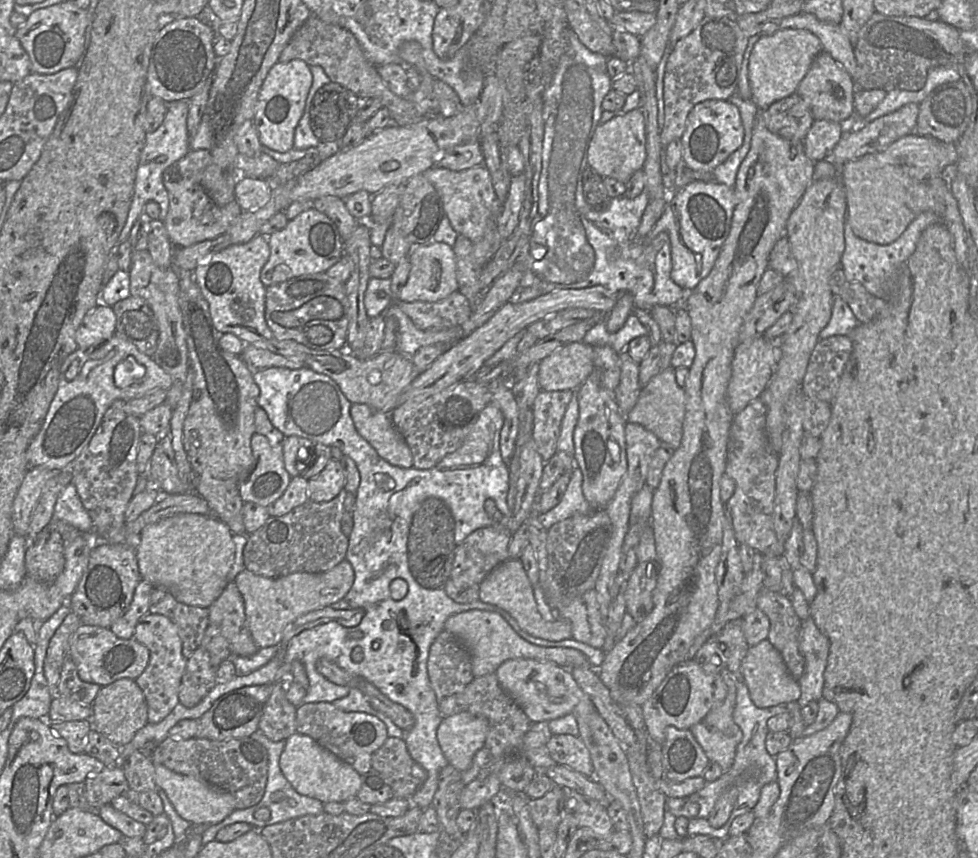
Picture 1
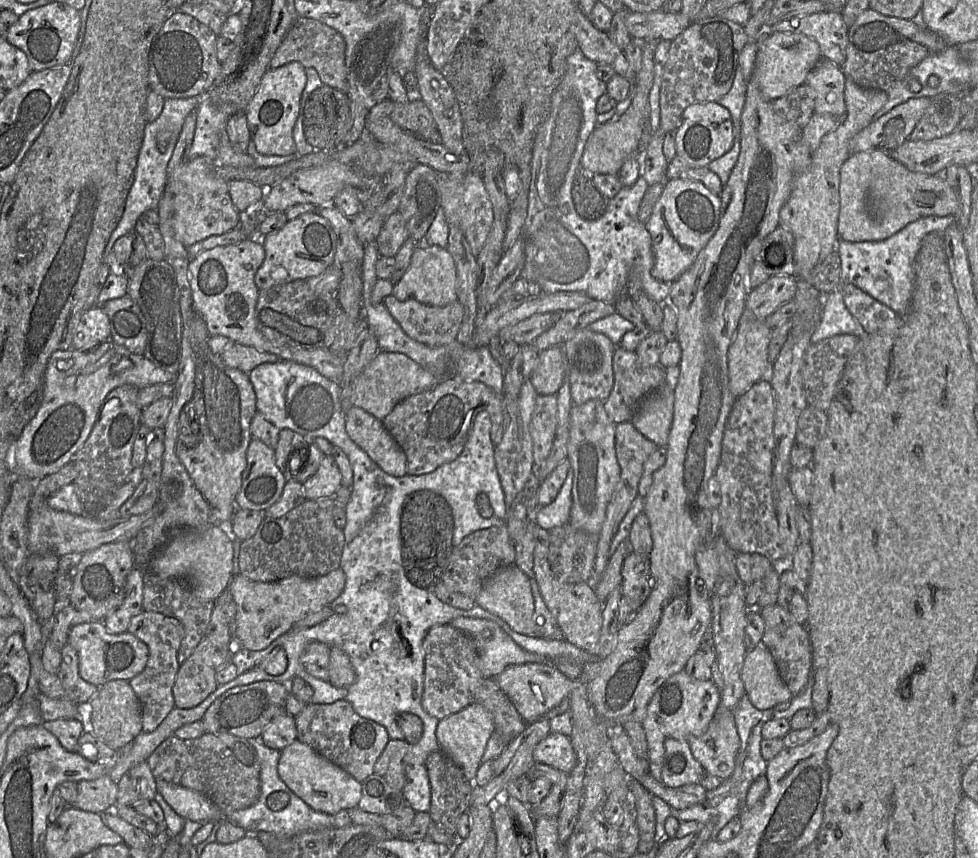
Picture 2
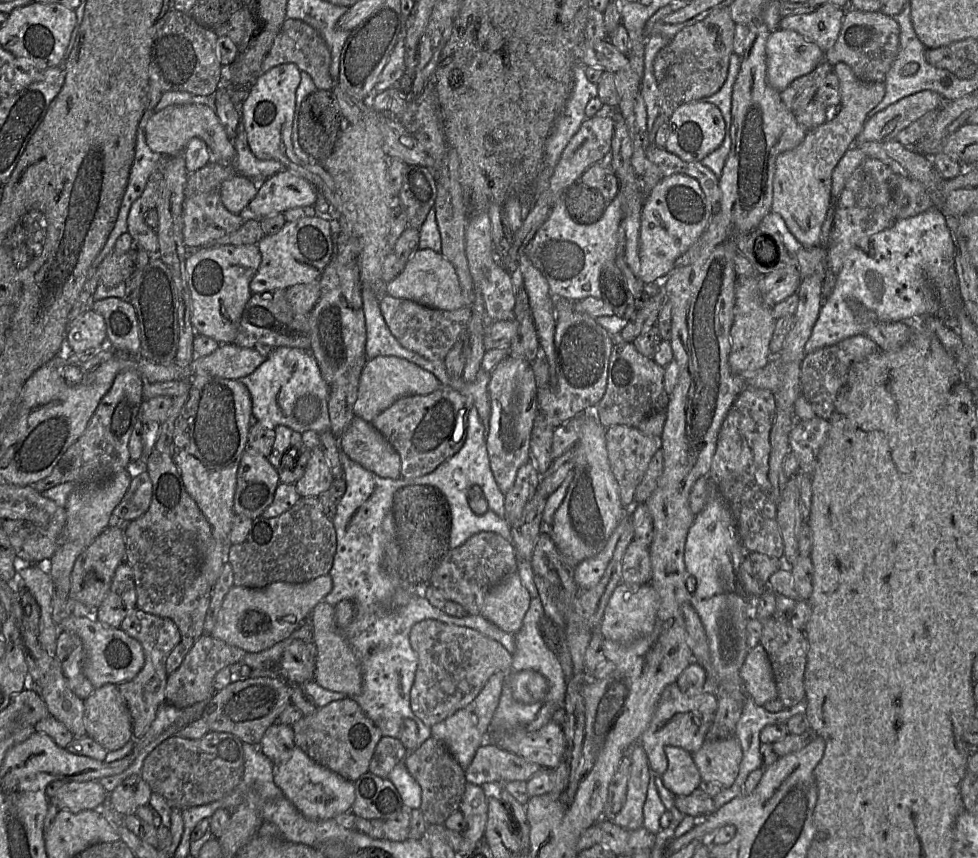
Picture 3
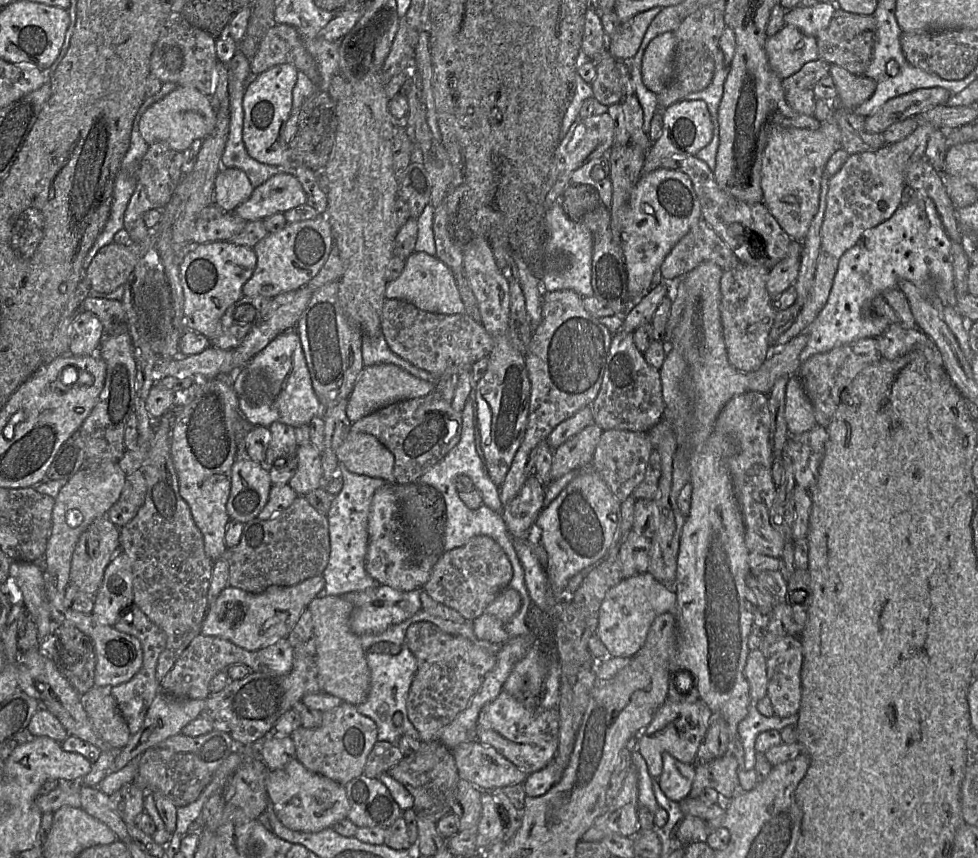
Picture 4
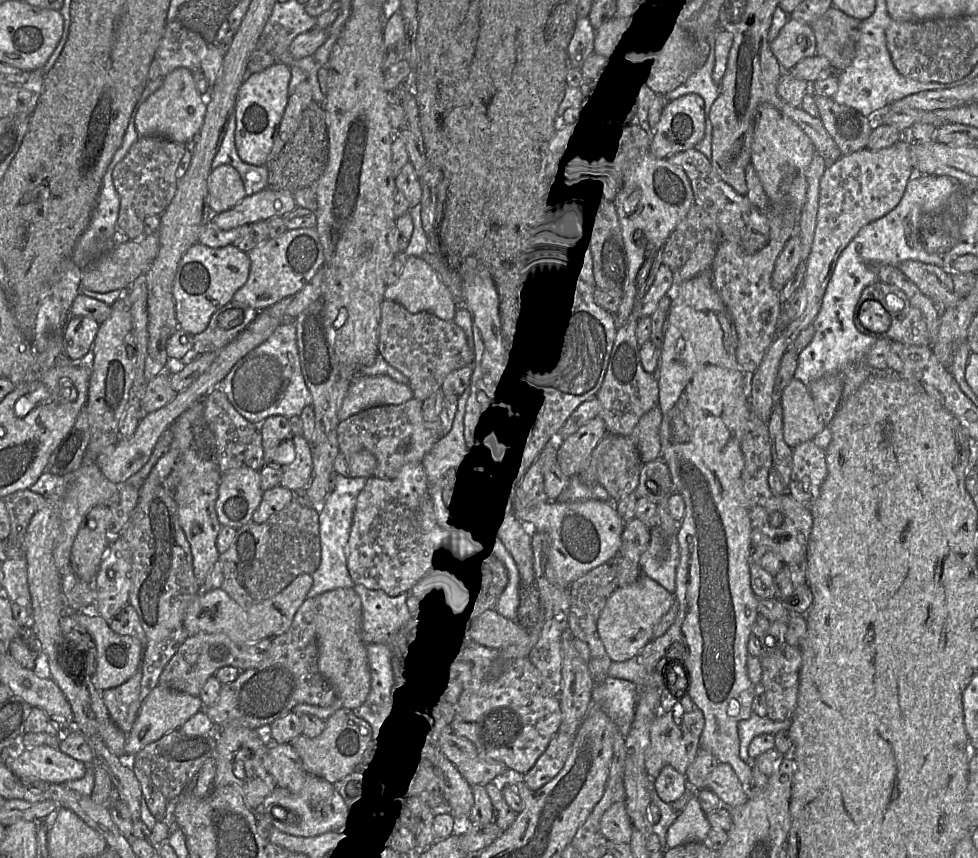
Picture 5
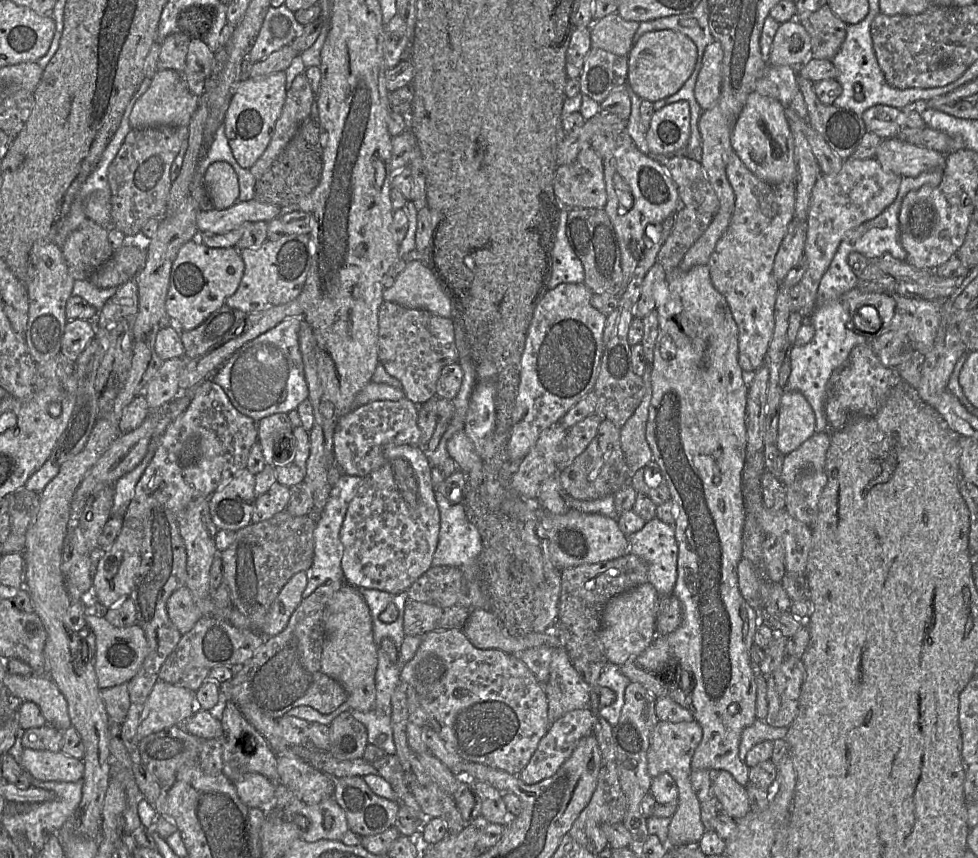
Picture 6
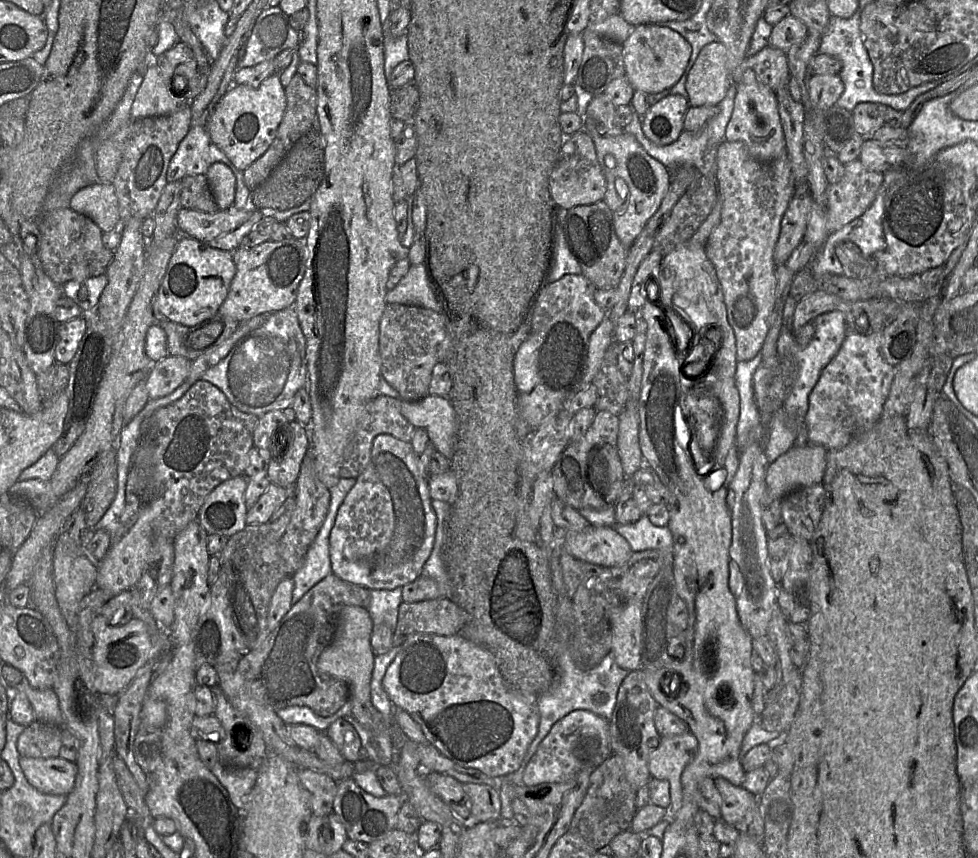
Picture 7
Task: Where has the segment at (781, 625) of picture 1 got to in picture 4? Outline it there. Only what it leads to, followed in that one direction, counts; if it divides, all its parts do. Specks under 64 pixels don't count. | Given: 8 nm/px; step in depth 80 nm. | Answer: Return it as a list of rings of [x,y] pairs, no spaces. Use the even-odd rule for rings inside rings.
[[[764,632],[759,649],[767,665],[768,692],[775,715],[789,717],[797,714],[801,704],[801,671],[803,666],[803,646],[800,637],[789,634],[777,636]]]

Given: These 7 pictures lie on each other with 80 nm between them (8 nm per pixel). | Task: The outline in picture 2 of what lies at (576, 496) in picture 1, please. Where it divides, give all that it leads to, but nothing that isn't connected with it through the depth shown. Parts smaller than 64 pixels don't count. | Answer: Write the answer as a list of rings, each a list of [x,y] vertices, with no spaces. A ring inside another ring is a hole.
[[[570,470],[554,501],[549,505],[540,507],[535,523],[547,531],[568,523],[572,504],[572,485],[573,473]]]

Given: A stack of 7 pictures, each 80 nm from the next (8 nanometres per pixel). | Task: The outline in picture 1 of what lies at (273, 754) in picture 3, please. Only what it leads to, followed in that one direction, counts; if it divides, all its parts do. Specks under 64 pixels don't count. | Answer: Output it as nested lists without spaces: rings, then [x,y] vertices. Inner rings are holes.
[[[276,682],[267,700],[259,722],[259,729],[274,741],[287,740],[296,732],[297,708],[286,698],[287,684]]]

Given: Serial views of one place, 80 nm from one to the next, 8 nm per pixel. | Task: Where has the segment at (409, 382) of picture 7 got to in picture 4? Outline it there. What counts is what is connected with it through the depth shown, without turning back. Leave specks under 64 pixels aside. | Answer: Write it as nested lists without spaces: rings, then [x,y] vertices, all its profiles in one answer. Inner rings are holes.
[[[385,299],[380,329],[392,352],[439,377],[451,367],[457,367],[459,373],[464,372],[493,348],[491,335],[480,322],[466,313],[446,315],[426,312],[400,299]]]

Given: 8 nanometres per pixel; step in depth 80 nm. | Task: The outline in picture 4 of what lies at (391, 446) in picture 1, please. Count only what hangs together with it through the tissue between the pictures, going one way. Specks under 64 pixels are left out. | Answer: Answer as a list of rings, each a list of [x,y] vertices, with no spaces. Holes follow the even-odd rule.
[[[349,432],[336,451],[339,465],[352,473],[381,478],[389,483],[394,480],[395,458],[375,436]]]

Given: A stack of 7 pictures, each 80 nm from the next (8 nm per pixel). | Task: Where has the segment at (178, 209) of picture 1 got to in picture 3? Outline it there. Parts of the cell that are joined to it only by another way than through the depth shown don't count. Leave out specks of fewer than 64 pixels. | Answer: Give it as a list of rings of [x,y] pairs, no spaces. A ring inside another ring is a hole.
[[[218,190],[185,198],[183,210],[183,237],[188,249],[199,249],[237,231],[246,220],[244,214],[233,214],[224,206]]]

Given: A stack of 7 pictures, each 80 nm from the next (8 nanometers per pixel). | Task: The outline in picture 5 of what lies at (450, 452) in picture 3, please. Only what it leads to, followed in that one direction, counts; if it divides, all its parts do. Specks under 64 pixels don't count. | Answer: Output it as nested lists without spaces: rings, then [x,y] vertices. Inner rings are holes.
[[[410,399],[399,405],[380,405],[365,409],[340,421],[337,428],[339,451],[351,455],[368,450],[377,460],[374,476],[394,479],[407,464],[421,463],[443,435],[440,420],[428,422],[423,417],[423,401]]]

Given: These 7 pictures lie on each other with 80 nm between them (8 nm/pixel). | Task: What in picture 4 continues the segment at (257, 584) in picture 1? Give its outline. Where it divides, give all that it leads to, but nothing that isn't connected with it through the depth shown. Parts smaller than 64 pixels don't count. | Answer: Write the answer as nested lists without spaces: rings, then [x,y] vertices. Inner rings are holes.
[[[321,575],[292,586],[273,585],[256,594],[228,586],[222,590],[216,601],[209,605],[201,634],[226,639],[247,651],[268,647],[287,637],[301,613],[324,586],[325,579]]]

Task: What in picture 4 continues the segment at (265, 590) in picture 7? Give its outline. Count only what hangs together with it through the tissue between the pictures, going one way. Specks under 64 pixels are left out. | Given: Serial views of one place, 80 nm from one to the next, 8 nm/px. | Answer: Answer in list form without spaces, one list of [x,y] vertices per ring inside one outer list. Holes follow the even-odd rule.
[[[298,496],[287,509],[272,518],[261,520],[256,517],[245,523],[239,543],[227,548],[222,558],[225,558],[229,564],[228,585],[256,594],[273,585],[292,586],[321,575],[327,566],[329,552],[329,525],[326,515],[320,514],[313,508],[304,496]]]

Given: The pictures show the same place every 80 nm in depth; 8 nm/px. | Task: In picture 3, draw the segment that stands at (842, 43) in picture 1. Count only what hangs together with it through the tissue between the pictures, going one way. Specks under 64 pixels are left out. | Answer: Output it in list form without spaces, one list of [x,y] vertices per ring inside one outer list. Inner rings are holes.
[[[824,6],[813,12],[781,17],[778,29],[793,30],[825,52],[838,38],[844,11],[834,6]]]

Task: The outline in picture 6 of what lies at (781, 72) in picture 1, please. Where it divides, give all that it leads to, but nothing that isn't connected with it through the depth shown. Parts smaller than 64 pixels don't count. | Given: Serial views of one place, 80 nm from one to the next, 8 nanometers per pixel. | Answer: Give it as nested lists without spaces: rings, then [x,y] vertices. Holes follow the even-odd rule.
[[[796,19],[781,23],[772,41],[768,62],[771,65],[799,67],[811,55],[811,37]]]

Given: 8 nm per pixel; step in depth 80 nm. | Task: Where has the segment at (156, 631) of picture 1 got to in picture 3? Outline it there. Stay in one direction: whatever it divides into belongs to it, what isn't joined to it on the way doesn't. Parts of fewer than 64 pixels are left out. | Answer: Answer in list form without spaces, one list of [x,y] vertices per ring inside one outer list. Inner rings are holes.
[[[137,607],[125,617],[119,628],[138,640],[145,653],[145,664],[136,677],[118,685],[132,718],[133,739],[137,739],[149,729],[159,706],[167,702],[165,688],[169,674],[166,671],[166,661],[171,651],[180,642],[181,634],[178,626],[170,618],[147,613]]]

